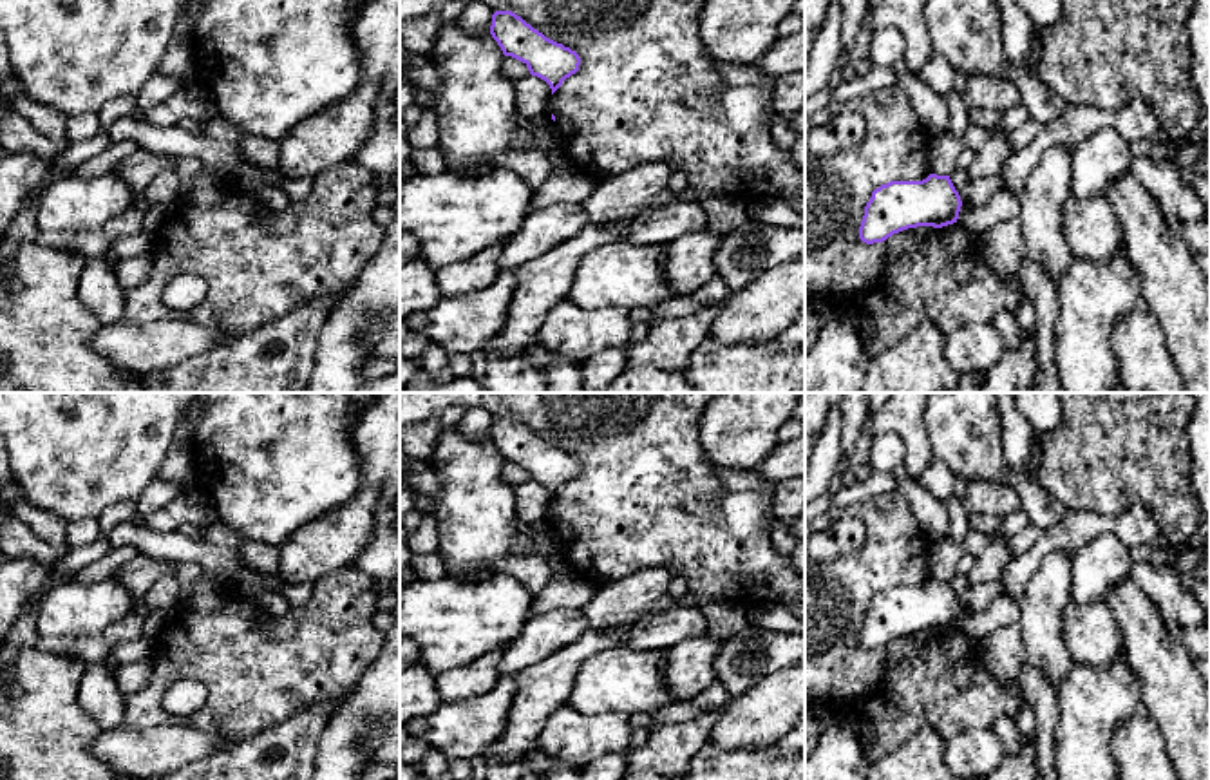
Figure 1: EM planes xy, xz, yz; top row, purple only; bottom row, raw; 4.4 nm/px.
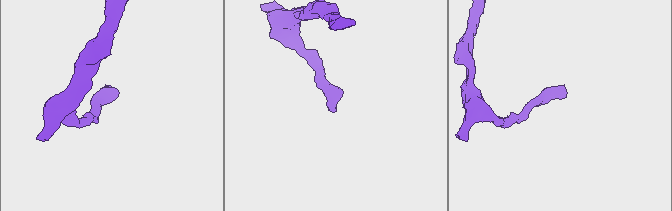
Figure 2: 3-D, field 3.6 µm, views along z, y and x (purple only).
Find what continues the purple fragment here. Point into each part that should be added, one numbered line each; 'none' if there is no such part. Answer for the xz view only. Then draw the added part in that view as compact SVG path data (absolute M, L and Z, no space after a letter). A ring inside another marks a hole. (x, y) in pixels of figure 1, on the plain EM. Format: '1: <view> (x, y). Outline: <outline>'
none

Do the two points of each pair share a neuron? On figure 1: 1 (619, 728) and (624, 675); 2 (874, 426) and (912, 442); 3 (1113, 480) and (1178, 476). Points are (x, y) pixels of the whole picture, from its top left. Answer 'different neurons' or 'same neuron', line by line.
1: different neurons
2: same neuron
3: same neuron

